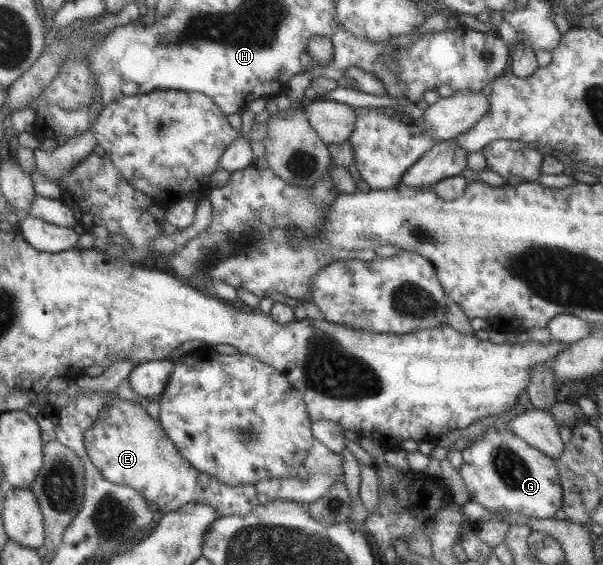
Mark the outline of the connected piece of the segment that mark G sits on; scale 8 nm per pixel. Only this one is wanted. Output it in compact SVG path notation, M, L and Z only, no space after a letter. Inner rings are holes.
M496 423L484 435L461 443L463 457L459 473L469 490L469 498L490 512L498 509L534 518L554 518L562 506L562 485L554 459L516 436L506 424Z

